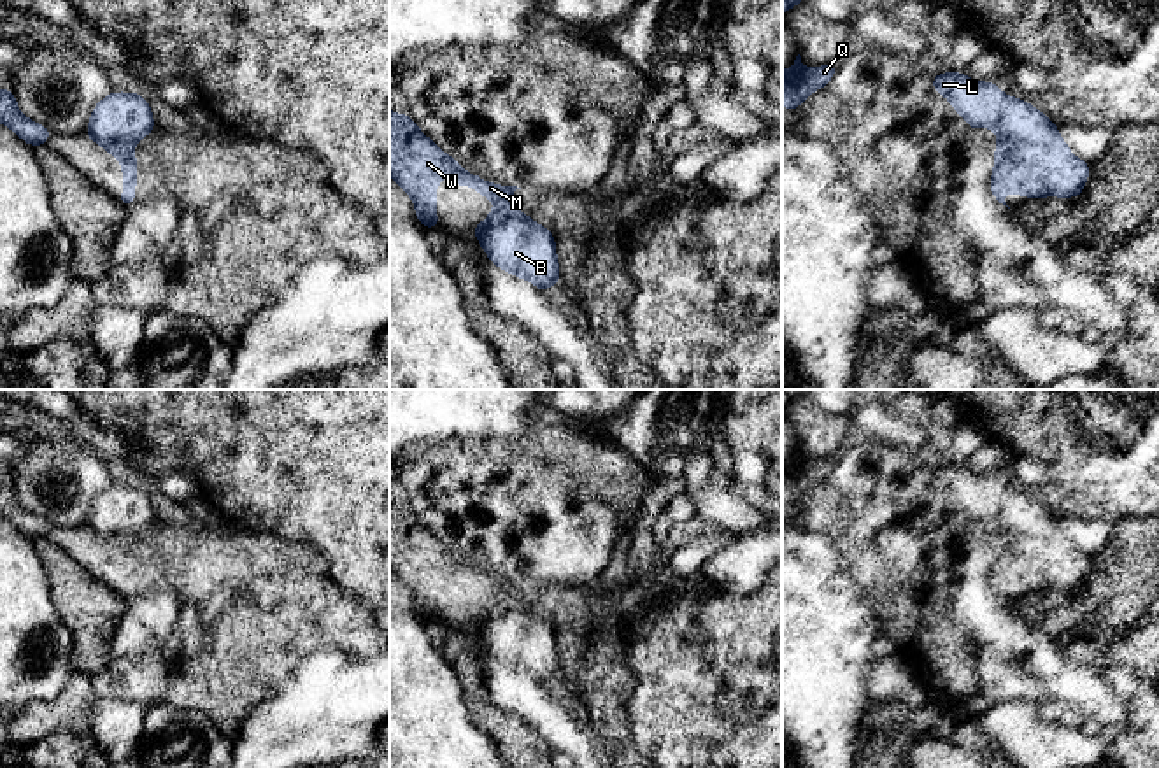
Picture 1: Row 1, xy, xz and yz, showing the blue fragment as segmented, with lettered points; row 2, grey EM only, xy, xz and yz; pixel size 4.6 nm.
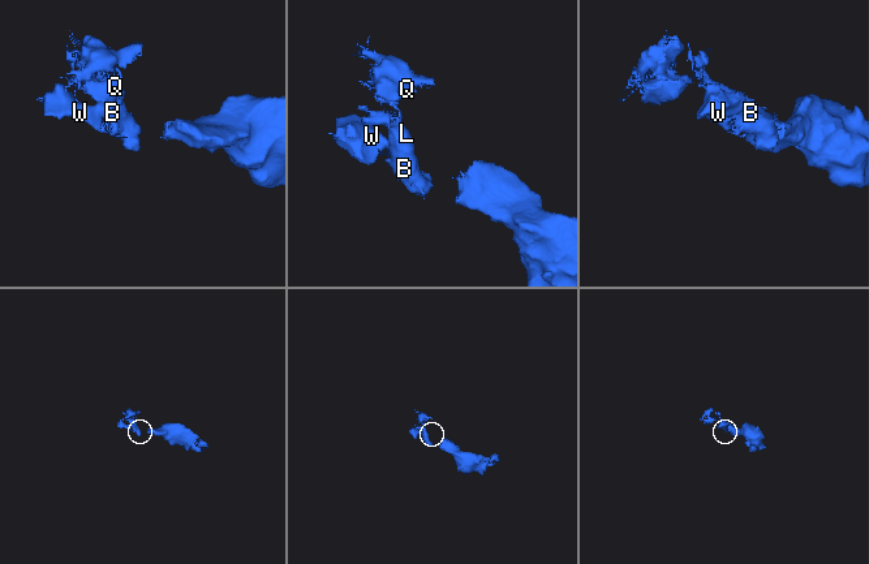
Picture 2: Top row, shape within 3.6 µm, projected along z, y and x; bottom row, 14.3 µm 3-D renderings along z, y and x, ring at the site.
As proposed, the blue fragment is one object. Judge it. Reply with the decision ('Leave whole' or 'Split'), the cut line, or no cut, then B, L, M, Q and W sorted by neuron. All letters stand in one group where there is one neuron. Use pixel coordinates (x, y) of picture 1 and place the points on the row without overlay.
Split. Split along yz (1044, 507), (1033, 519), (1002, 526), (1042, 576), (1044, 590). Groups: B / L M Q W

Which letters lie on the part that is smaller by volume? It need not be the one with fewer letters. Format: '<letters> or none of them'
B

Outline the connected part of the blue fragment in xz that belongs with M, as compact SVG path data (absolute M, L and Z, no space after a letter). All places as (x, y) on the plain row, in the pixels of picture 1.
M389 501L389 570L396 573L398 579L410 589L416 603L416 612L426 622L433 622L435 619L442 617L435 603L437 579L447 566L452 568L452 577L456 580L468 577L473 580L475 587L484 587L494 596L491 607L486 608L480 617L473 617L473 629L486 628L487 631L498 631L503 619L512 615L523 617L523 612L528 608L521 601L510 601L507 598L512 593L514 584L521 580L487 575L477 566L468 566L456 551L449 549L428 528L424 528L409 507L398 507Z

